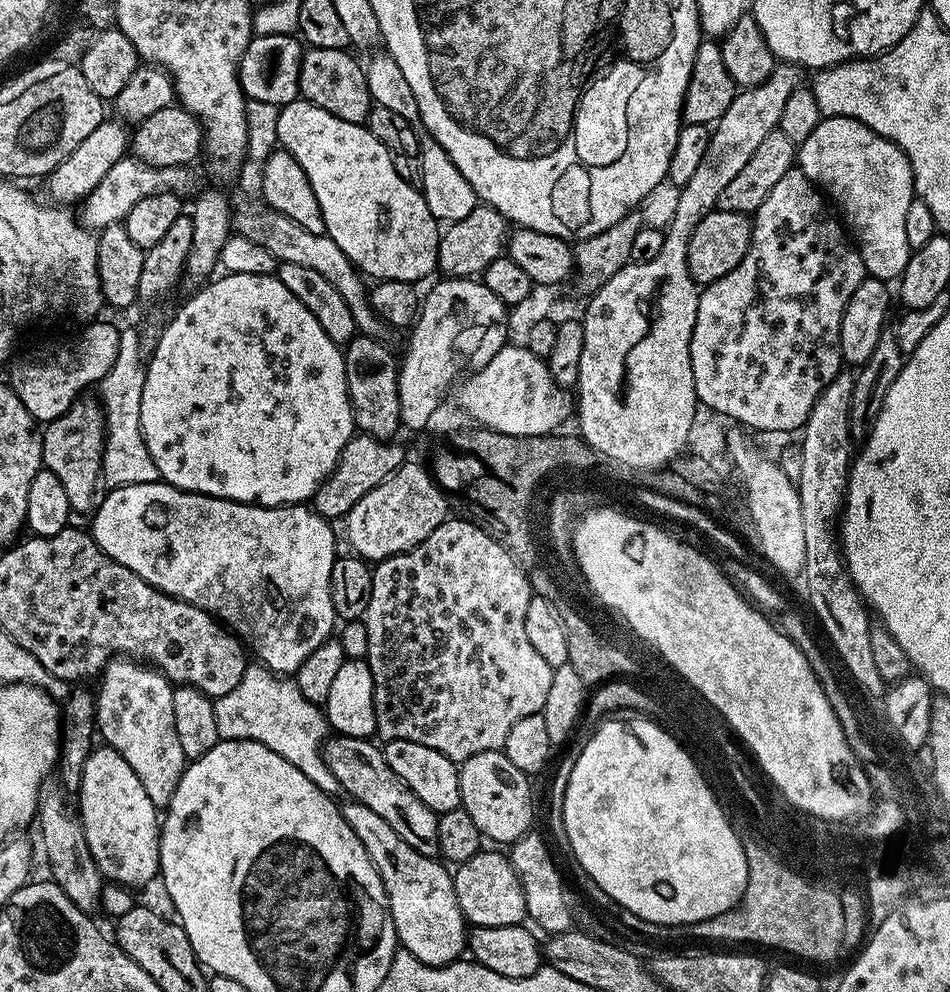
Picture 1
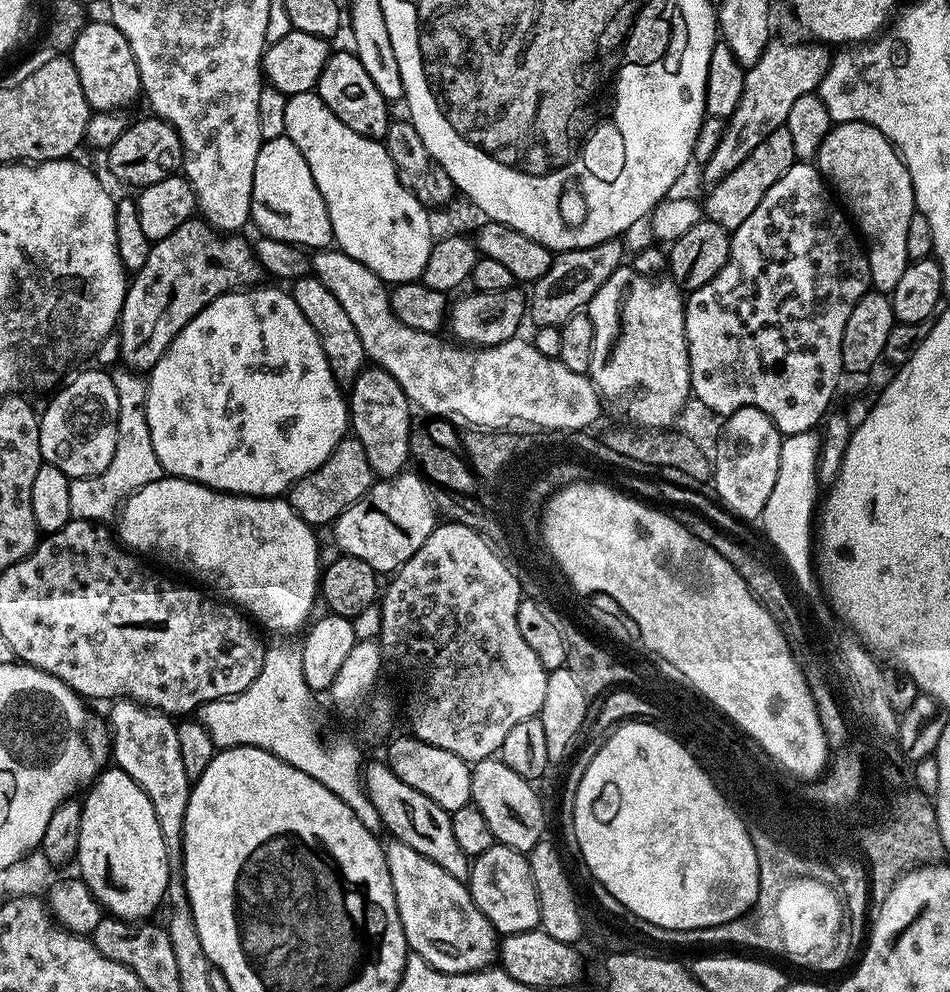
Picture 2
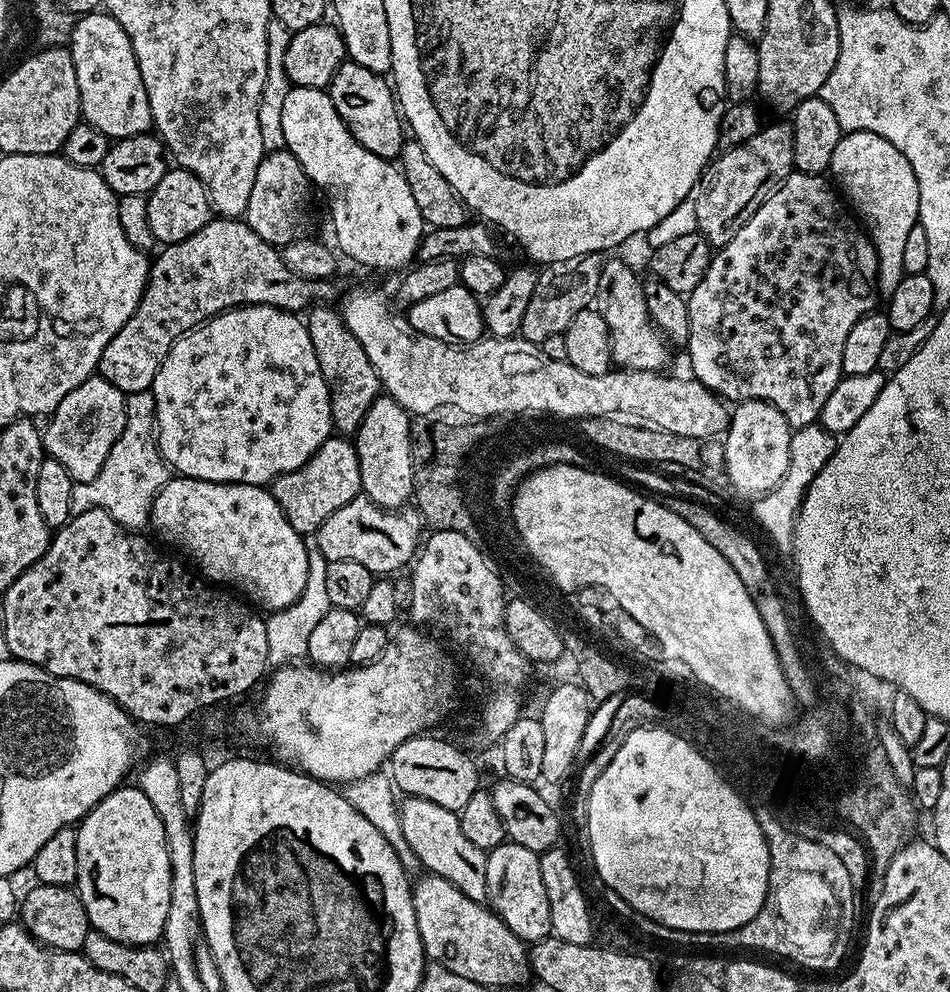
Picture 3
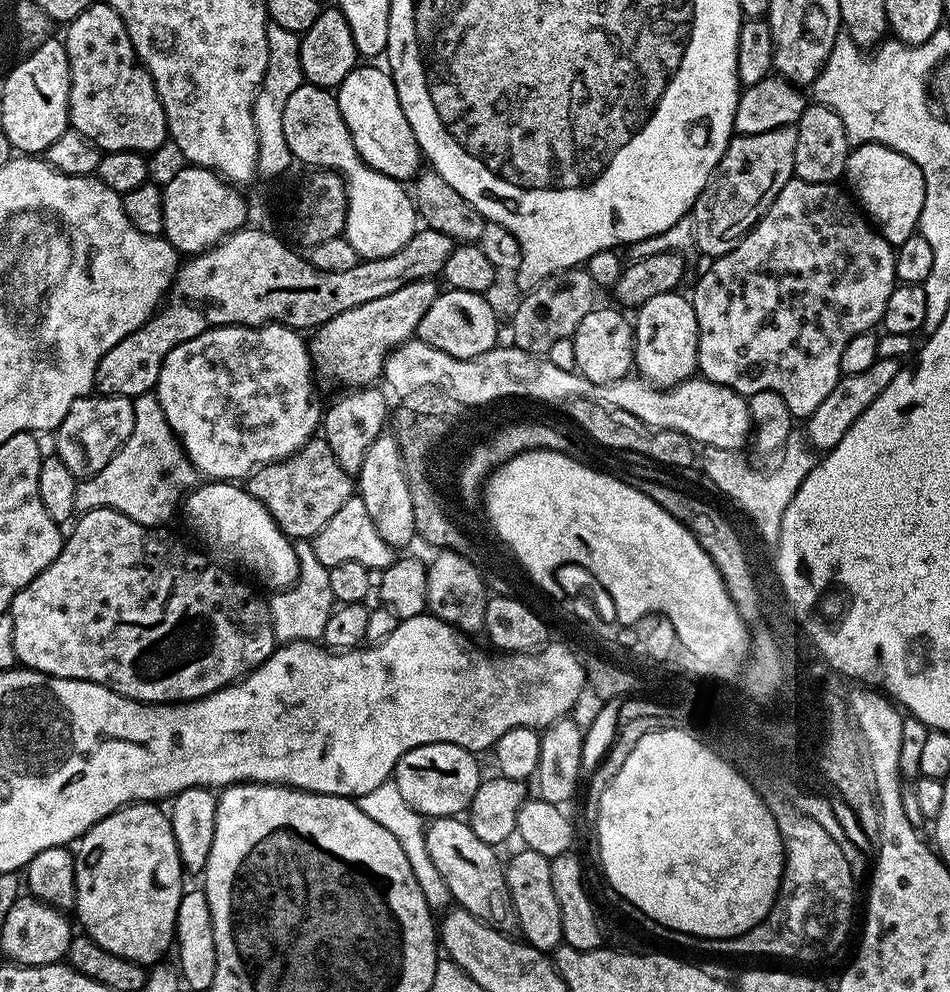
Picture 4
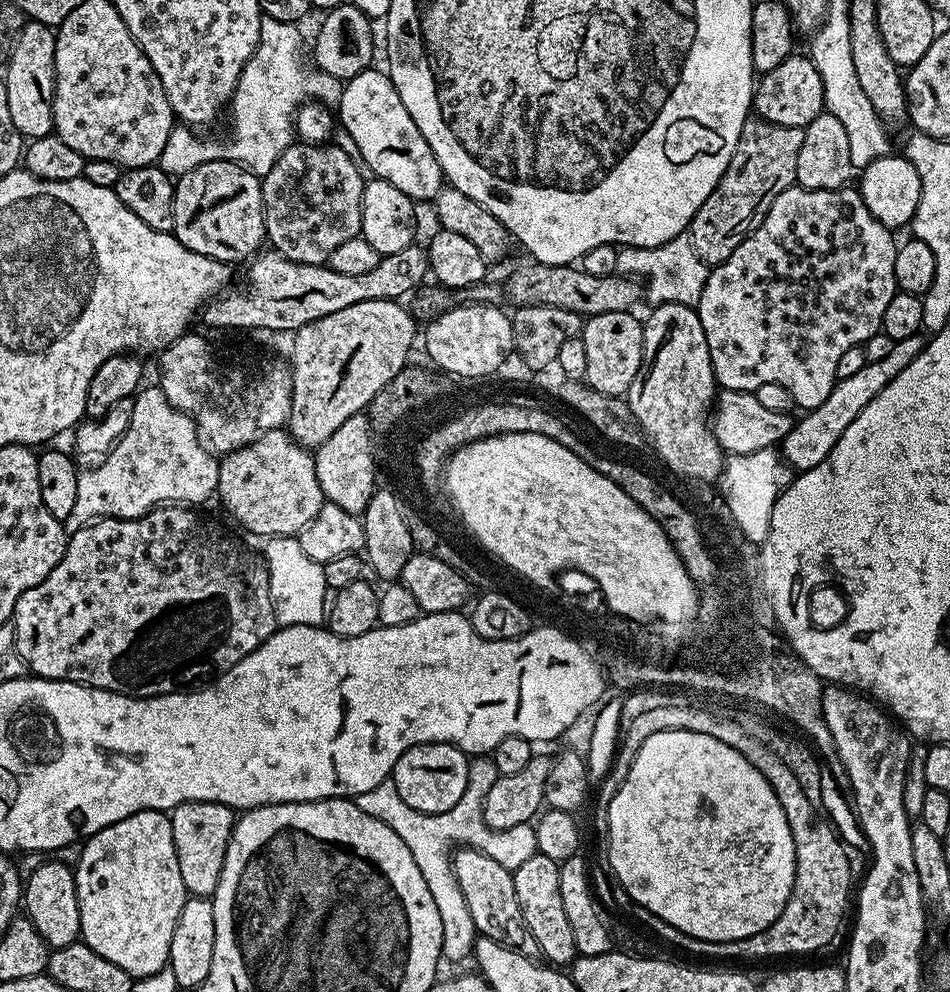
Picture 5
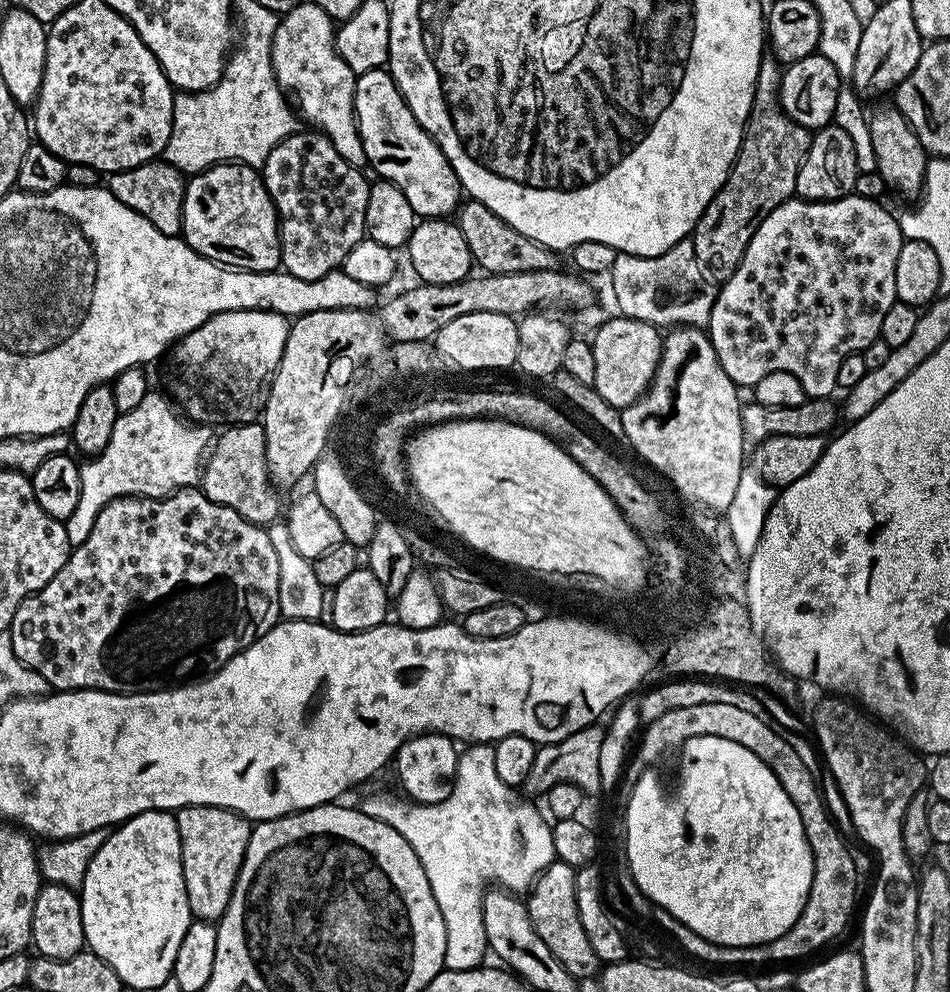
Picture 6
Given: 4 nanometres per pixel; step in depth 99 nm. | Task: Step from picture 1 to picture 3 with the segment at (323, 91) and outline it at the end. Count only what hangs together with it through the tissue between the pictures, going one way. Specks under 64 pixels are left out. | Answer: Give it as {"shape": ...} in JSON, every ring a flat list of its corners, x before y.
{"shape":[[345,62,334,74,326,91,334,102,334,110,338,110,352,137,366,146,370,154,378,154,378,158,391,161,399,157,406,139,406,124,402,119,393,85,381,73,366,70,366,66]]}

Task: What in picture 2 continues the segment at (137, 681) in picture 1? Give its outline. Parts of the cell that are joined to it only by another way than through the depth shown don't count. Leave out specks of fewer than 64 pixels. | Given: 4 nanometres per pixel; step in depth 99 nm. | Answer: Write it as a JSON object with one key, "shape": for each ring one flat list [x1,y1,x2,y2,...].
{"shape":[[120,698,111,705,112,713,106,716,110,725,110,756,120,768,150,798,158,818,158,830,166,842,169,857,181,855,184,838,184,815,190,791,190,777,182,766,182,750,178,750,177,721,159,708,147,708,135,700]]}

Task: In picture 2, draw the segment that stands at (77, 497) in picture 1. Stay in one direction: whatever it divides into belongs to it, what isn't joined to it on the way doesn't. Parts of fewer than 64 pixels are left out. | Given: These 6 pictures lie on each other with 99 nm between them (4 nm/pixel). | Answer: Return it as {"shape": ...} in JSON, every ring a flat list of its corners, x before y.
{"shape":[[98,366,78,373,39,413,40,458,79,482,102,474,114,458,118,438,118,392,109,371]]}

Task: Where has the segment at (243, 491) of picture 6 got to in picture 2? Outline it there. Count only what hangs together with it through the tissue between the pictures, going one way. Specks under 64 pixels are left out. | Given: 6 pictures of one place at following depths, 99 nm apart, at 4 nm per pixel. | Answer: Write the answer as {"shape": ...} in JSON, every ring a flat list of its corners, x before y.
{"shape":[[345,438,338,447,306,478,302,478,297,484,293,484,286,493,286,499,290,507,304,519,307,524,319,526,319,524,331,525,354,502,363,500,366,493,371,490,374,483,374,473,370,461,366,458,366,451,362,448,362,442,355,438]]}

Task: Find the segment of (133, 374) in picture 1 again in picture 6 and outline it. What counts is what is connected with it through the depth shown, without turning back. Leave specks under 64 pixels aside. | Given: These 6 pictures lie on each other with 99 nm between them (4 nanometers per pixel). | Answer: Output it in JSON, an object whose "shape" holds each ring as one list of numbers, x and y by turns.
{"shape":[[149,390,134,410,120,413,114,422,114,434,110,434,110,442,106,442,100,455,80,464,82,494,78,494,74,514,64,521,69,545,86,542,86,534,90,534,100,511,119,496,170,496,181,488,199,485,210,436,208,440,203,423,181,416,156,390]]}

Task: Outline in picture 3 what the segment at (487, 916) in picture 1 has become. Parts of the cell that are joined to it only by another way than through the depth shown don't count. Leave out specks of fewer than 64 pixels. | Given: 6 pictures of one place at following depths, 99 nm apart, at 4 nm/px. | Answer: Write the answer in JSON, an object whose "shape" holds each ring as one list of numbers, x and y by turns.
{"shape":[[505,842,487,849,486,894,487,903,519,940,535,942,552,935,550,901,546,899,546,885,542,883,540,853,521,844]]}

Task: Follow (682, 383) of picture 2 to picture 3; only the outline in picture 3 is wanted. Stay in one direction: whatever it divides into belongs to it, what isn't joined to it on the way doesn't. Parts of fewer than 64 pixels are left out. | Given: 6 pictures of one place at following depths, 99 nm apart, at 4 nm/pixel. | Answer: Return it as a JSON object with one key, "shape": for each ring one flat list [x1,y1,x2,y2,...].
{"shape":[[611,258,605,259,600,281,598,282,594,307,597,312,602,314,602,318,606,318,606,326,610,330,613,365,619,366,624,370,635,370,638,368,649,370,667,369,669,345,666,343,660,329,652,323,651,316,647,310,647,298,644,296,641,277,636,277,635,270,626,261,611,260]]}

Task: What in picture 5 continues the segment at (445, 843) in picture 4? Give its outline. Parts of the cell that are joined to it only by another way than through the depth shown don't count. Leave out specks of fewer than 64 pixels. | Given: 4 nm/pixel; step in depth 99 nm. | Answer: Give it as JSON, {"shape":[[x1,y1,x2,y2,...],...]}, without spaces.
{"shape":[[461,847,453,855,452,872,456,875,462,898,466,898,466,906,469,907,473,924,480,936,499,940,506,947,513,948,524,956,540,956,538,942,534,942,534,934,530,934,526,918,522,918,522,906,518,906,518,894,514,891,512,872,506,866,498,866,494,858,478,850]]}

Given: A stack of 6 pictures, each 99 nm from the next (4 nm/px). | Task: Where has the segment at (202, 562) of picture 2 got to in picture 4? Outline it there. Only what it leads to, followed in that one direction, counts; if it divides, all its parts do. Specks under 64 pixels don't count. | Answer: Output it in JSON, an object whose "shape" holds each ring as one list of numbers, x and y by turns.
{"shape":[[236,482,201,483,185,495,183,512,197,538,205,544,203,547,209,553,216,552,217,561,228,566,241,564,246,571,253,572,268,590,290,588,296,581,300,563,295,543,280,529,278,522,274,522,266,506,250,495,247,487]]}

